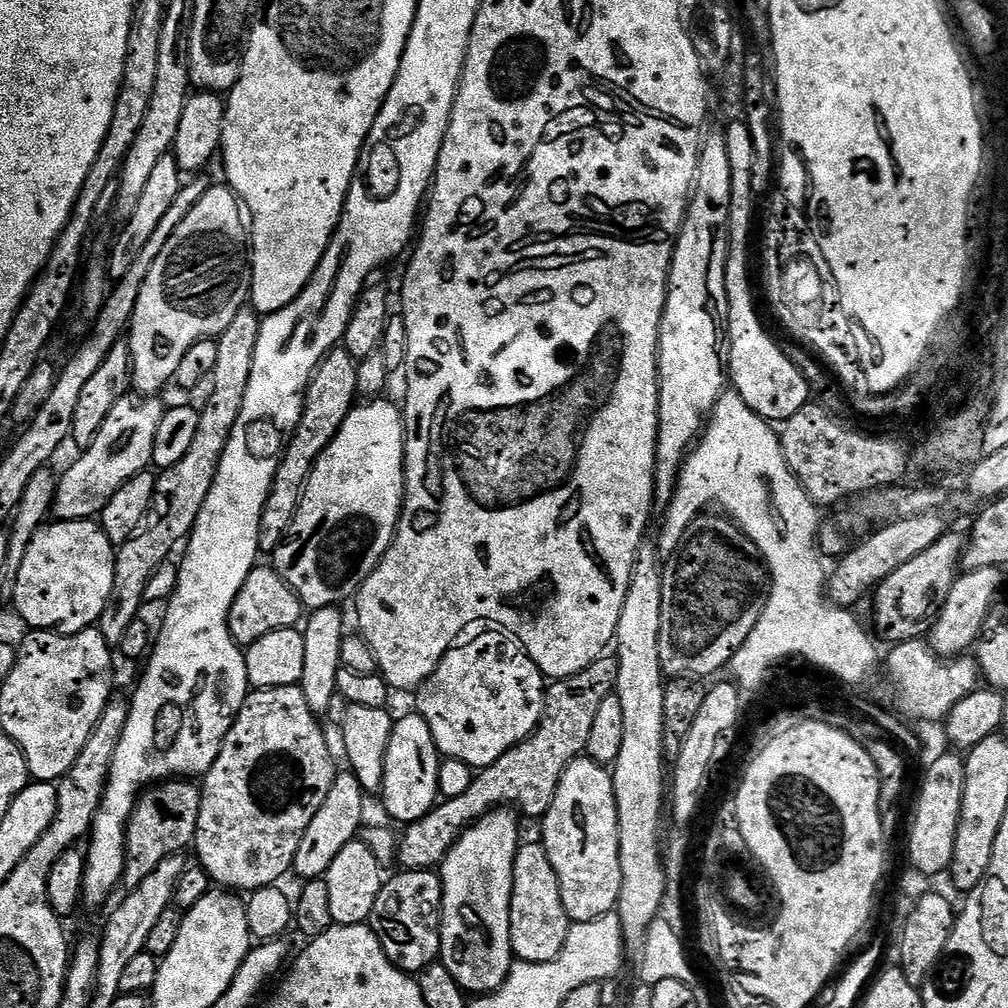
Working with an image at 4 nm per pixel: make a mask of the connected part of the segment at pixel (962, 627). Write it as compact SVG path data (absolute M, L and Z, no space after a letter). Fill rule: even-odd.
M999 567L974 568L957 575L950 594L939 605L938 615L930 628L930 647L937 656L951 658L967 653L979 640L984 621L993 611L992 599L1000 588L1000 572Z

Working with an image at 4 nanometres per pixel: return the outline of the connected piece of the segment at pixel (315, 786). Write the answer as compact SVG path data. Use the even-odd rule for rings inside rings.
M278 686L277 688L261 688L249 691L248 697L244 699L242 710L236 716L236 720L230 726L226 738L222 742L222 750L218 750L218 758L214 758L214 766L204 773L200 789L200 809L198 810L198 826L196 827L196 838L194 849L199 867L206 870L209 881L213 885L224 890L239 890L244 894L251 894L257 888L271 888L281 883L284 875L292 872L294 854L298 854L298 842L302 842L302 834L306 834L306 826L318 814L322 802L326 802L326 794L330 794L330 786L334 786L334 778L338 775L338 767L332 761L332 752L328 749L328 740L320 729L317 713L310 710L306 702L306 694L299 686Z

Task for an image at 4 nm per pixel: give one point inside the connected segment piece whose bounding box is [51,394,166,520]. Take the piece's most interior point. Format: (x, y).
(124, 445)

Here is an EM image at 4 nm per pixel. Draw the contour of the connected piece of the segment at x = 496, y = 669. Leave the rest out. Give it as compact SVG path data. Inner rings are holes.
M500 630L486 631L490 632L449 648L442 662L438 662L434 674L430 674L430 678L426 678L426 682L415 693L415 711L426 722L426 726L430 726L430 734L434 734L434 742L441 757L461 760L474 770L498 762L498 758L502 758L506 750L520 744L536 729L542 718L546 691L544 673L520 641Z

